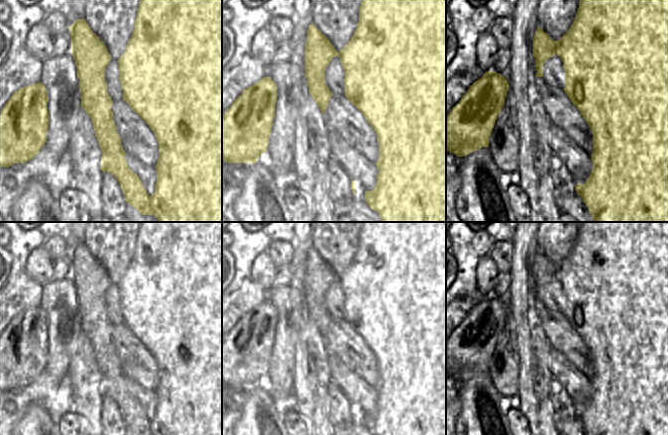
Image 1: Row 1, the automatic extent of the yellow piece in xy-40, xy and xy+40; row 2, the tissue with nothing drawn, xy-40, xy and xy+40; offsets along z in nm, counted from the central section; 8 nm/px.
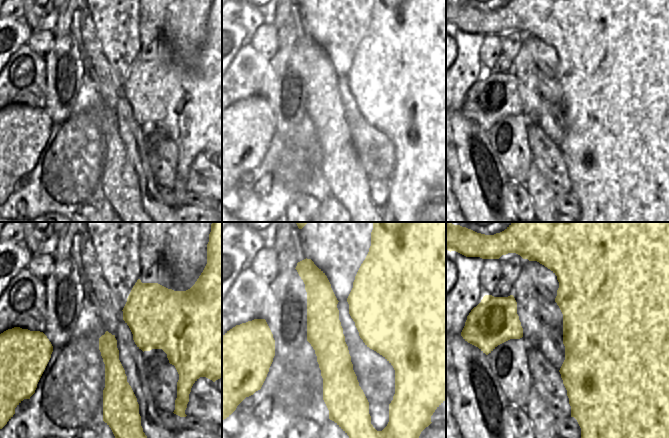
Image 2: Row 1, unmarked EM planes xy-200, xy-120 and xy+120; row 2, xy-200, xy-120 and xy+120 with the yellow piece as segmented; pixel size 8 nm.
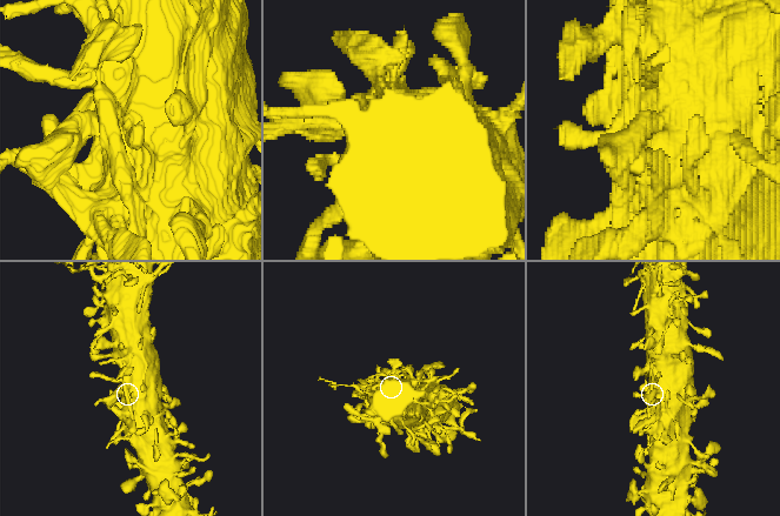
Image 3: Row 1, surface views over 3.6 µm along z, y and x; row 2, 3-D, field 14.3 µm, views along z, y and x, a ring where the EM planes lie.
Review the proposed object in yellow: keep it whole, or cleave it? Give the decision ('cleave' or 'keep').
keep

